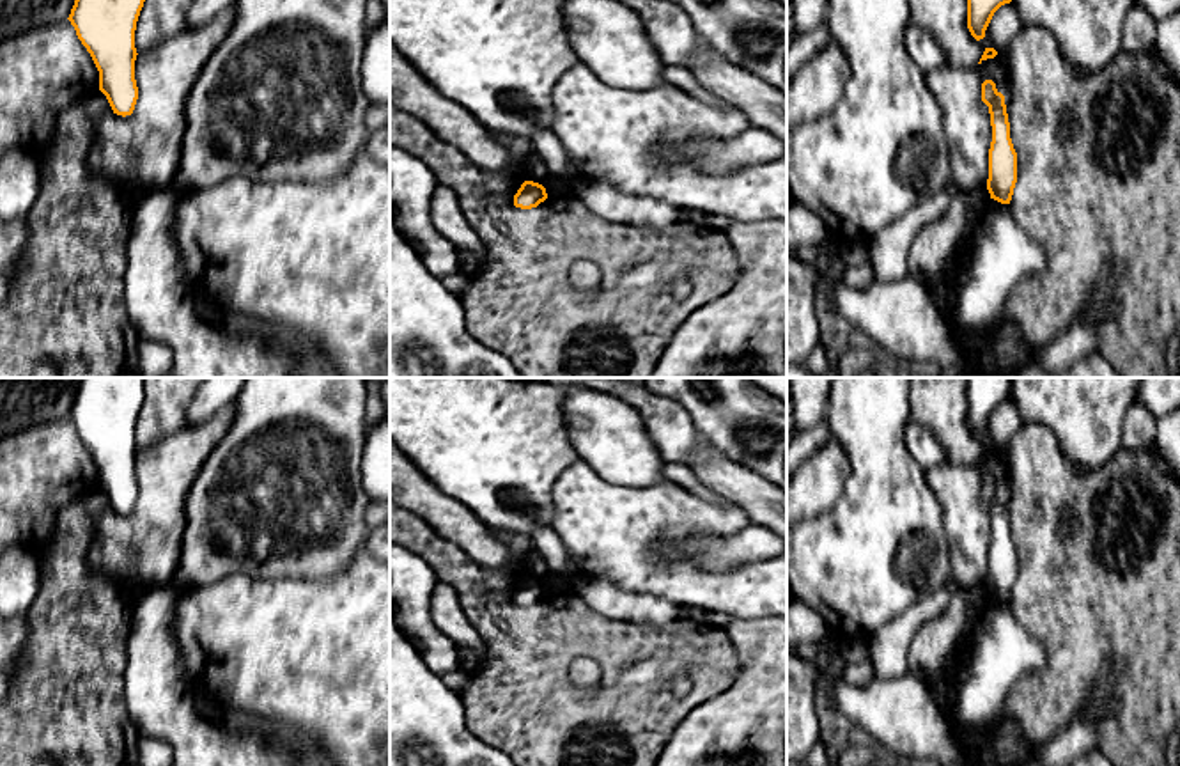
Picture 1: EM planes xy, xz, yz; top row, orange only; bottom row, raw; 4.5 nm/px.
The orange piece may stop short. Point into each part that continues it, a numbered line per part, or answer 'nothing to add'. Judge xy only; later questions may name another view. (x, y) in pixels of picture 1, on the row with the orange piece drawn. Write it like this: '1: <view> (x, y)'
nothing to add

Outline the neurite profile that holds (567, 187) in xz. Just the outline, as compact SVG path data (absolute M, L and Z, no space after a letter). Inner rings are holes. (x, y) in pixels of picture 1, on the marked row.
M549 176L546 188L551 190L547 197L579 199L581 181L576 176Z

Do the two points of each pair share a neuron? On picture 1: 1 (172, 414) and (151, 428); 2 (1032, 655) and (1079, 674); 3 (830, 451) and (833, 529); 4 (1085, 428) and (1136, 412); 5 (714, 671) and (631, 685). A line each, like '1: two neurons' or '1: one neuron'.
1: one neuron
2: two neurons
3: two neurons
4: two neurons
5: one neuron

